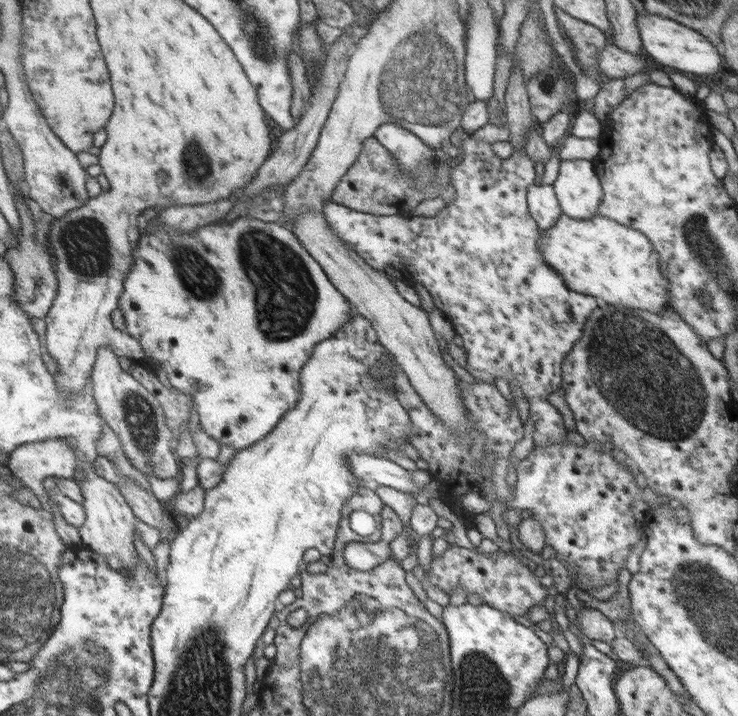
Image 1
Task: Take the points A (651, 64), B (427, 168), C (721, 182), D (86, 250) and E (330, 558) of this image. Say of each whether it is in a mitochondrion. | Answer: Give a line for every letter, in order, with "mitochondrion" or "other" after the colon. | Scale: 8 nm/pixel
A: other
B: mitochondrion
C: other
D: mitochondrion
E: other

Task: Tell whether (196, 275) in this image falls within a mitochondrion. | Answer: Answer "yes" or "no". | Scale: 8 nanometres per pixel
yes

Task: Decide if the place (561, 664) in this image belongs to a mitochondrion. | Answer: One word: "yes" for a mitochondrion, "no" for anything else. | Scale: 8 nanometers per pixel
no

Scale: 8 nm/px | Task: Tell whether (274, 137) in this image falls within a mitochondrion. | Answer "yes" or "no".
no

